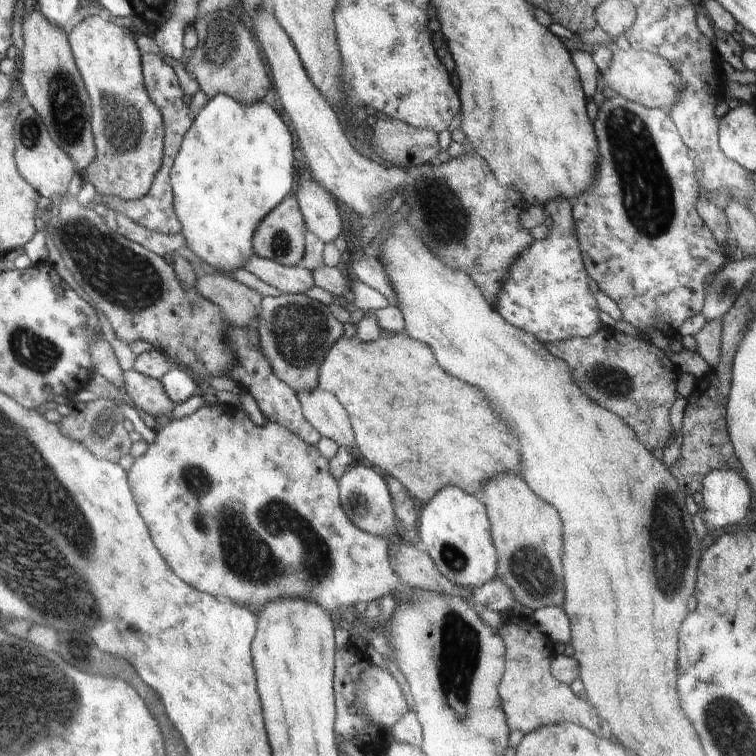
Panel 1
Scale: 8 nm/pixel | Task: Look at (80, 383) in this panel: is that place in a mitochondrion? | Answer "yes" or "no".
no

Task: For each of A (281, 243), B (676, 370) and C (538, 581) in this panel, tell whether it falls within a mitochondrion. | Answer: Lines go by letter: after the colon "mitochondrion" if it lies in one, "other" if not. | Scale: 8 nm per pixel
A: mitochondrion
B: other
C: mitochondrion

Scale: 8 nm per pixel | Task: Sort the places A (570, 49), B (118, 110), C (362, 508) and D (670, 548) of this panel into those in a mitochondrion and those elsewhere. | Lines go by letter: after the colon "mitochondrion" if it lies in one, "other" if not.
A: other
B: mitochondrion
C: mitochondrion
D: mitochondrion

